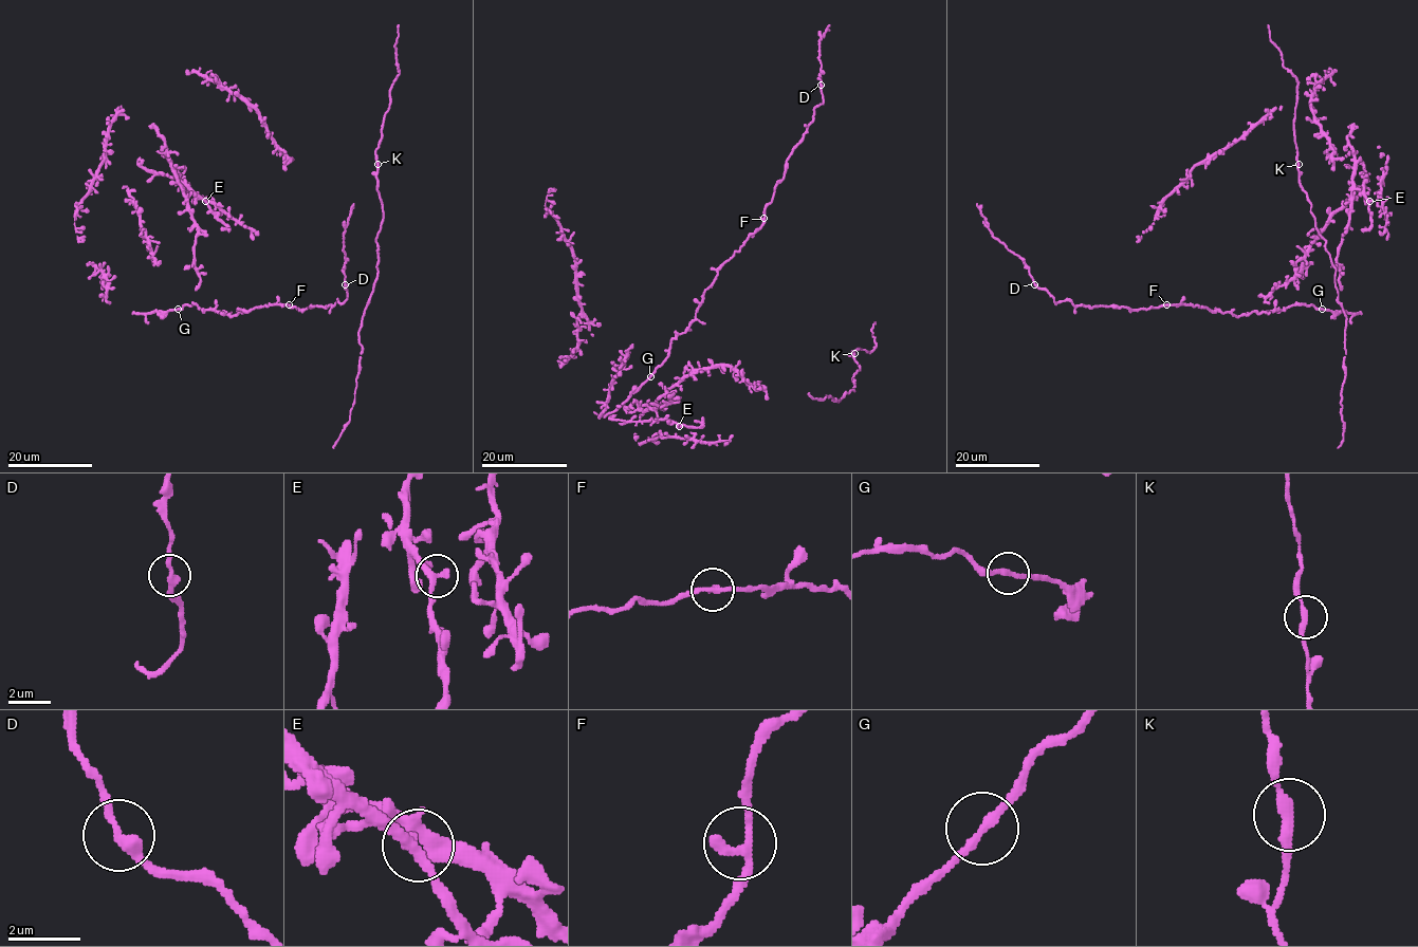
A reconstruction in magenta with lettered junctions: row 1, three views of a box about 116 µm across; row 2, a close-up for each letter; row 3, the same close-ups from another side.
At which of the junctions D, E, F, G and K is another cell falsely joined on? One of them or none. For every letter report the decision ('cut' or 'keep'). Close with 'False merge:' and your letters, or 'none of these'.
D: keep
E: keep
F: keep
G: keep
K: keep
False merge: none of these

